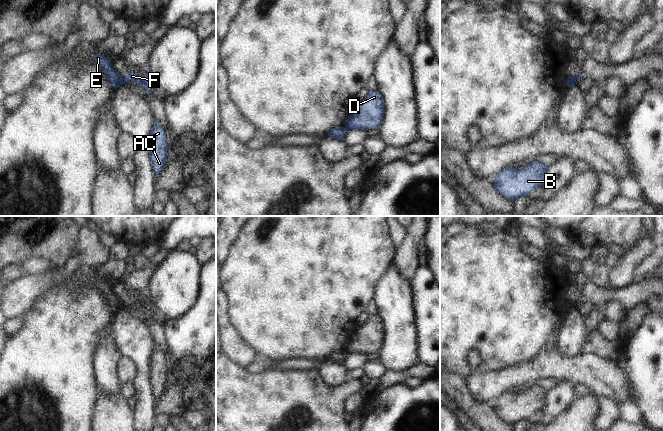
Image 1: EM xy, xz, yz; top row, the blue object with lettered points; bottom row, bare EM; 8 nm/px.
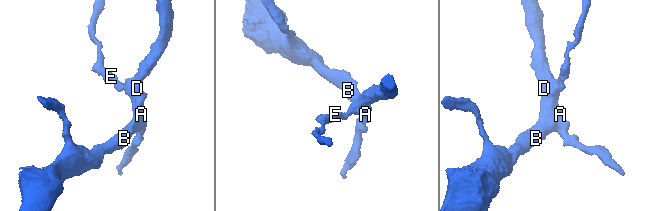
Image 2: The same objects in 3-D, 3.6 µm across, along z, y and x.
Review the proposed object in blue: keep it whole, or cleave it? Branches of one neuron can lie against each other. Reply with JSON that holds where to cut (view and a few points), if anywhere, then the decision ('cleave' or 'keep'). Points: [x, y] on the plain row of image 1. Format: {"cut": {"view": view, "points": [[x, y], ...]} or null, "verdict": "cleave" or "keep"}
{"cut": {"view": "xy", "points": [[121, 302], [123, 307]]}, "verdict": "cleave"}

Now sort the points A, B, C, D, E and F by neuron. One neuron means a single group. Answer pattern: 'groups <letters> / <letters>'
groups A B C D F / E

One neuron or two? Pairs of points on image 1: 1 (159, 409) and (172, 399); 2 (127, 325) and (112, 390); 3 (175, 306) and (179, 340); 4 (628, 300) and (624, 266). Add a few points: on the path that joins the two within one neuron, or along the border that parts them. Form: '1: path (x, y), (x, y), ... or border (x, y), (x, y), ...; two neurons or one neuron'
1: path (162, 406), (169, 402); one neuron
2: border (112, 332), (116, 349), (122, 356); two neurons
3: border (195, 303), (180, 316), (167, 320); two neurons
4: border (632, 283), (617, 288), (605, 288); two neurons

